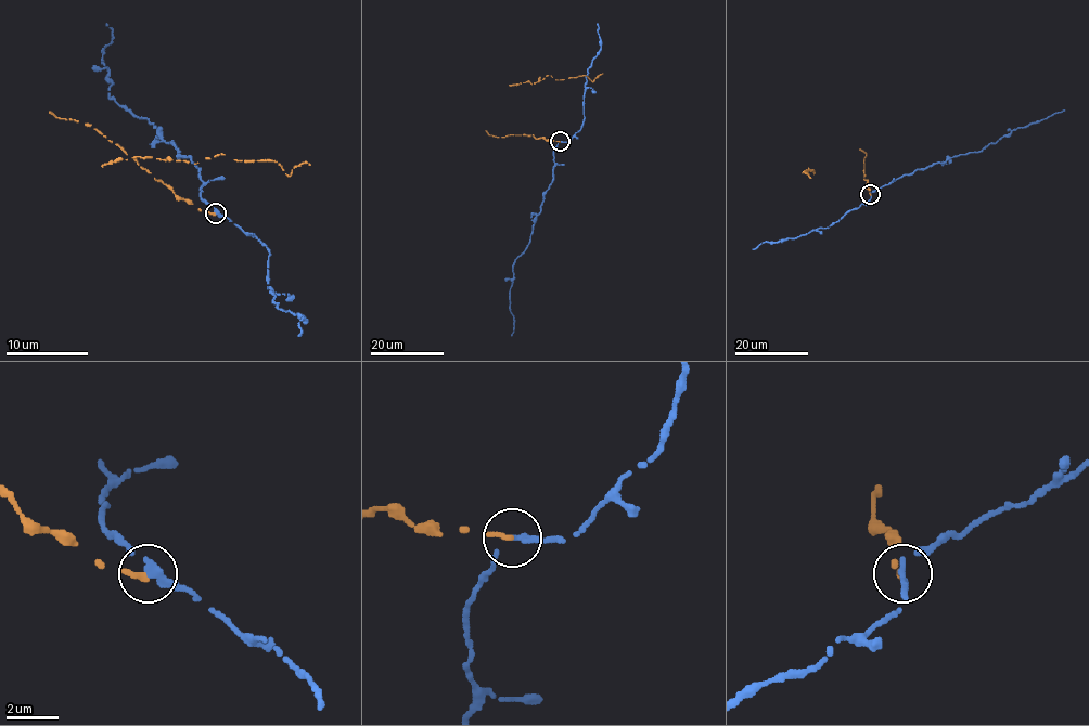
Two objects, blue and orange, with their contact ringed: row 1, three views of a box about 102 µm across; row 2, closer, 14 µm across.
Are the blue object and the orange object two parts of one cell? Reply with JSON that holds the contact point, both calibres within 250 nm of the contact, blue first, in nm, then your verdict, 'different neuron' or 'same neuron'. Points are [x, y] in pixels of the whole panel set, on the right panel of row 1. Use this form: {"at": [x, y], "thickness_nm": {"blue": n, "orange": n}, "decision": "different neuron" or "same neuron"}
{"at": [870, 194], "thickness_nm": {"blue": 240, "orange": 220}, "decision": "different neuron"}

